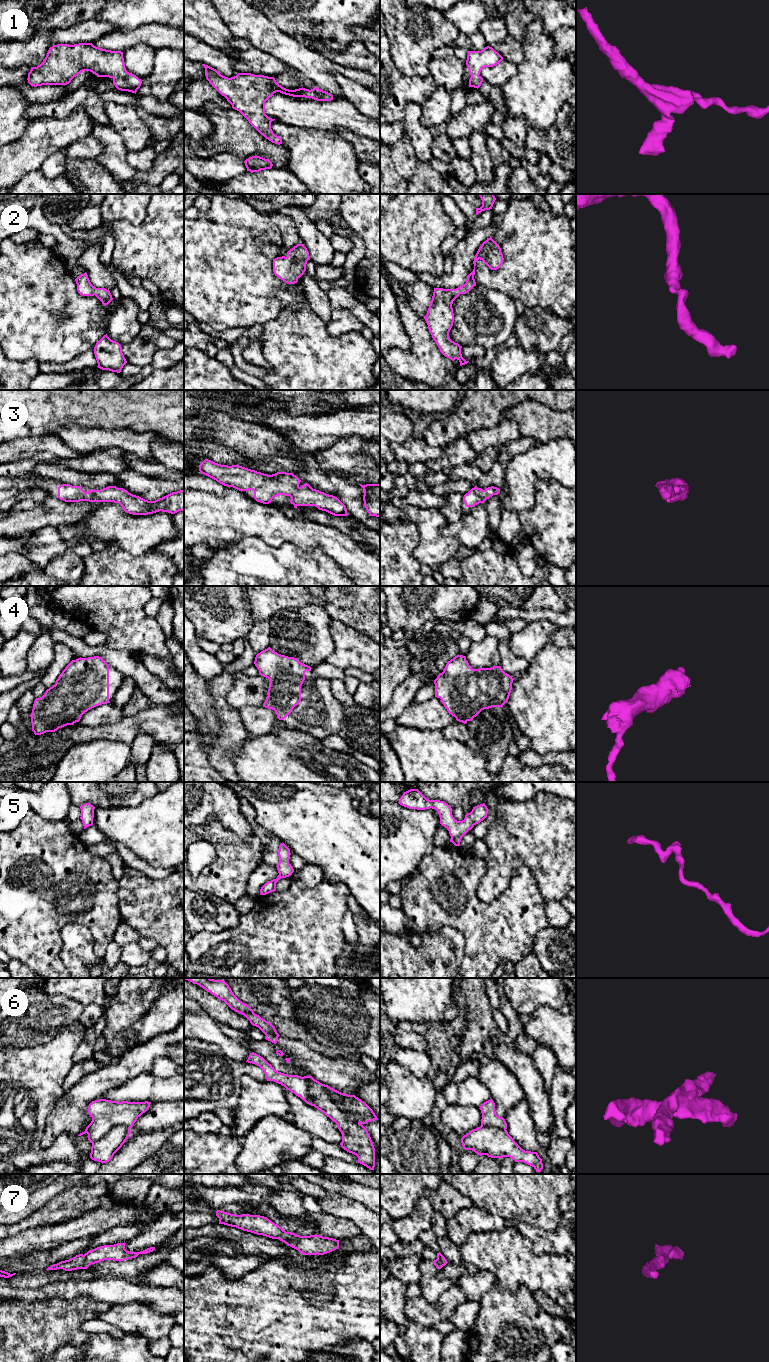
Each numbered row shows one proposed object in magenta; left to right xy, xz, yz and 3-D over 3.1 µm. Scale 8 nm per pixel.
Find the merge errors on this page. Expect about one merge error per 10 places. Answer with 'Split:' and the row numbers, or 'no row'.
Split: 6

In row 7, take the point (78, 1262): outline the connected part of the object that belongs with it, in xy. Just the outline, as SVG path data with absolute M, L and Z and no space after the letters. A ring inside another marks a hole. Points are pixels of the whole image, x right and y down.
M117 1243L114 1245L104 1245L97 1247L87 1253L76 1255L75 1257L61 1261L51 1265L46 1270L63 1269L72 1271L77 1269L87 1269L91 1264L99 1263L104 1260L124 1261L137 1257L139 1254L147 1254L153 1252L155 1247L147 1248L140 1252L129 1252L125 1249L125 1243Z

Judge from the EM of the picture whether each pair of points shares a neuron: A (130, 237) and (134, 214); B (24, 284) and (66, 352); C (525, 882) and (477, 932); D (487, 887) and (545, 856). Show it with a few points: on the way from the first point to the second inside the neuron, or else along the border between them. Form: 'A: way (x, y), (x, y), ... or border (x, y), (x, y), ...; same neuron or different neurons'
A: border (147, 206), (138, 225), (109, 222); different neurons
B: way (30, 301), (30, 304), (56, 330), (58, 335); same neuron
C: way (512, 895), (488, 919); same neuron
D: way (499, 871), (500, 866), (515, 851), (529, 851); same neuron

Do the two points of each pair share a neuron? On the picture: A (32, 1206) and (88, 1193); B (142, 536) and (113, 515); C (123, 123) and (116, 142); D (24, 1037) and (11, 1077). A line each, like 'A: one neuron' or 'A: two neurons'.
A: two neurons
B: one neuron
C: two neurons
D: two neurons

